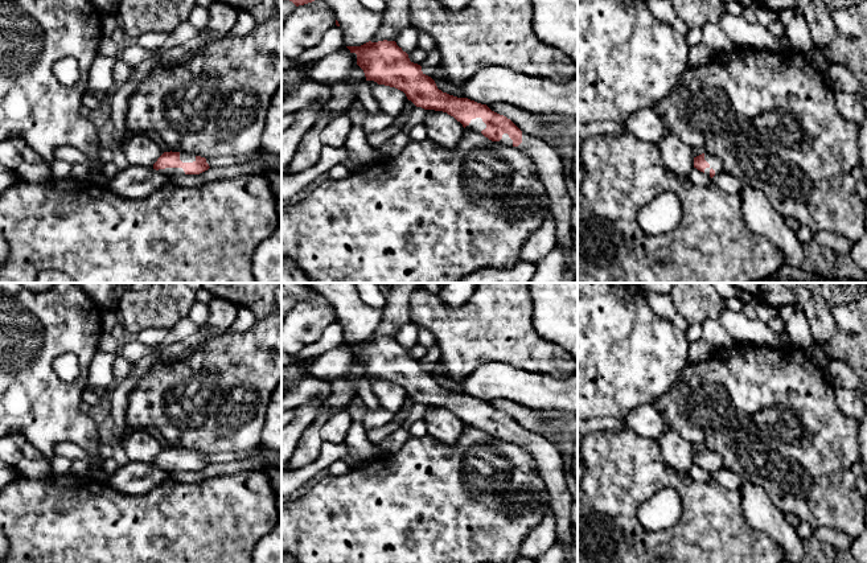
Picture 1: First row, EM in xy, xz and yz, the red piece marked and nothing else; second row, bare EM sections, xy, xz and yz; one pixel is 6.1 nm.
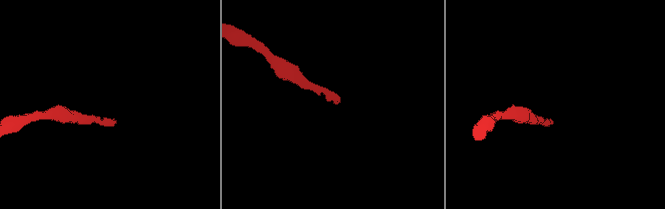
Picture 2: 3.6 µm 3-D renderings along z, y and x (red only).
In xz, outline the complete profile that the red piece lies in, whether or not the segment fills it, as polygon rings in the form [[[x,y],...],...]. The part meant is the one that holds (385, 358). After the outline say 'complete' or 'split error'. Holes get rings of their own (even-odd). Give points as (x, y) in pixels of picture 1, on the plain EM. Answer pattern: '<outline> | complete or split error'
[[[369,337],[361,342],[346,344],[357,350],[357,361],[363,366],[366,377],[395,383],[416,403],[447,408],[464,424],[481,428],[492,437],[517,443],[526,449],[533,456],[551,497],[556,542],[570,547],[570,514],[574,500],[566,484],[562,455],[555,444],[523,430],[510,415],[492,407],[486,400],[439,386],[435,377],[422,367],[420,361],[411,358],[395,337]]] | split error

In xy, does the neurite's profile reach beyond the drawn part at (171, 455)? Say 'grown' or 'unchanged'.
grown

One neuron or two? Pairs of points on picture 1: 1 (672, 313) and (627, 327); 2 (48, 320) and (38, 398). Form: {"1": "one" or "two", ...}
{"1": "two", "2": "one"}

